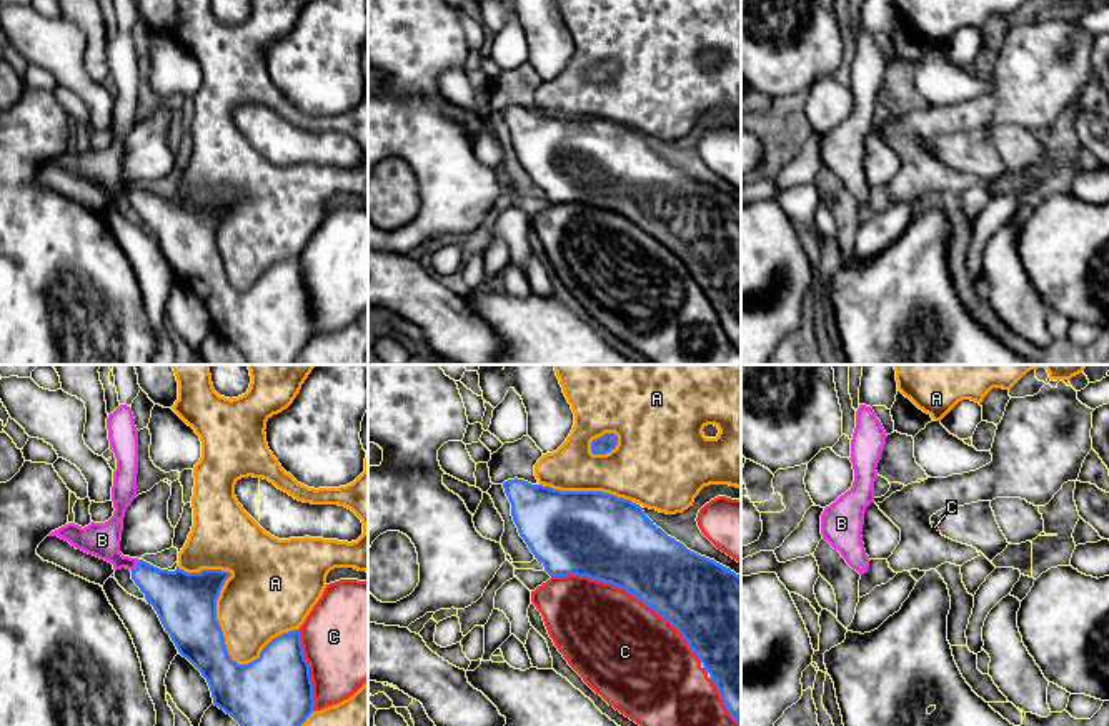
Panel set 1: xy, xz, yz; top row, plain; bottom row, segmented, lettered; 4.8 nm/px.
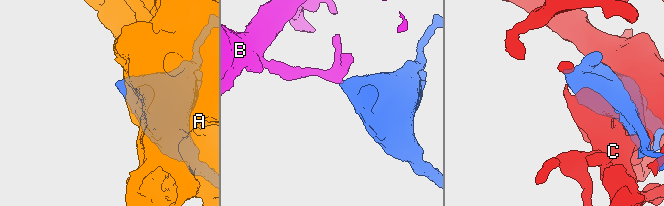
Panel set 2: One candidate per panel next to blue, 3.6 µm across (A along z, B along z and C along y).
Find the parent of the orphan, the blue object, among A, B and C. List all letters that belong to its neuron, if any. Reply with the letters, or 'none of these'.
B

